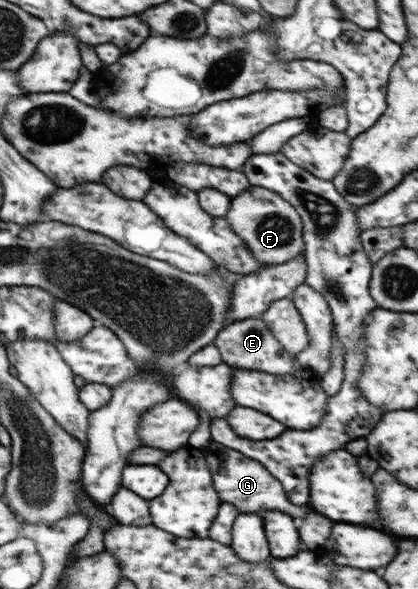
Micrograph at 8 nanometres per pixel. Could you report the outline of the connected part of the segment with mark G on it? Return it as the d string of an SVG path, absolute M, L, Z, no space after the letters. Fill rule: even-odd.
M210 441L210 471L214 473L214 489L218 492L221 503L230 503L242 513L258 513L268 510L284 511L296 519L302 519L306 513L304 507L309 505L294 505L288 501L285 491L278 479L274 479L258 461L242 459L242 453L226 449L224 445Z

